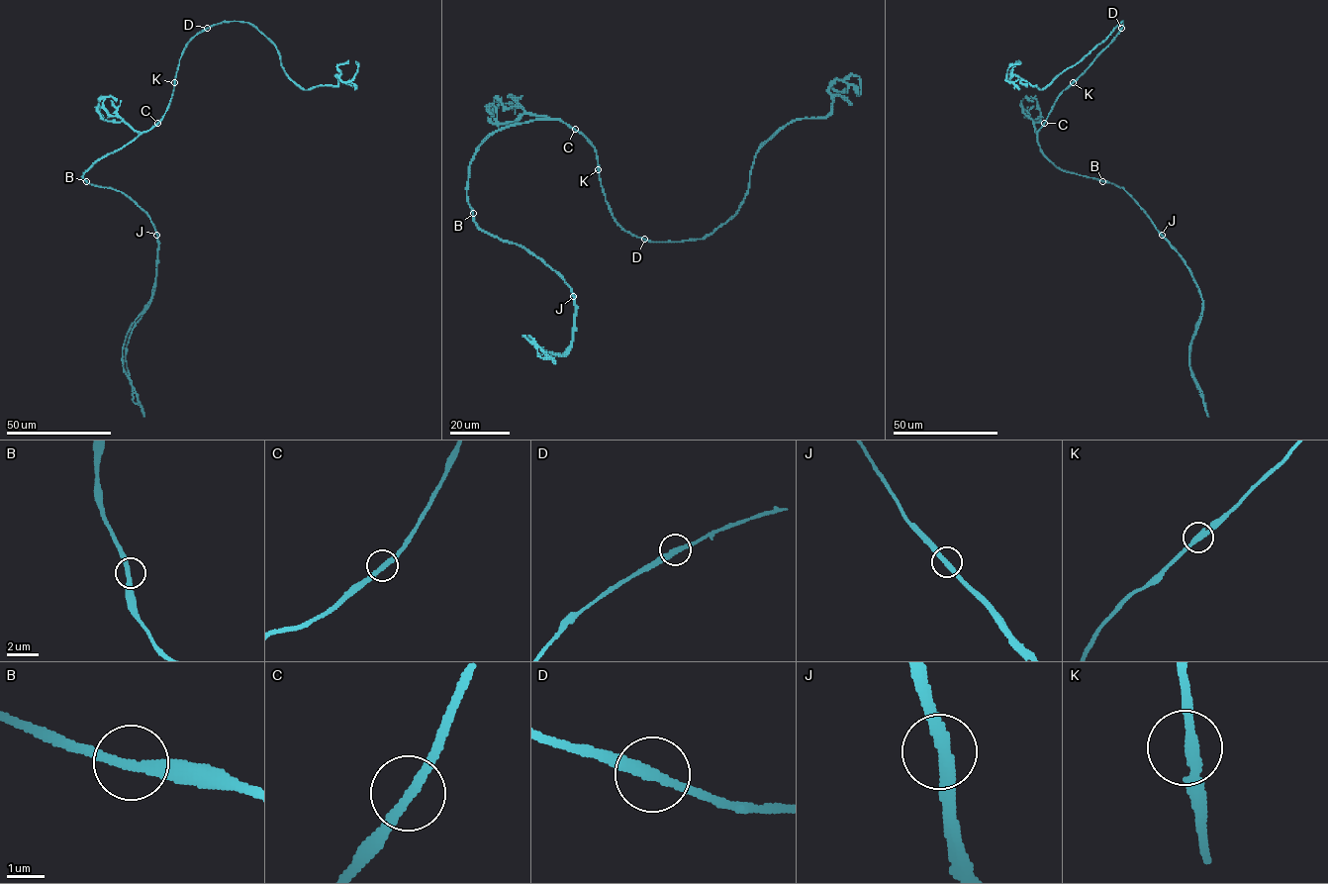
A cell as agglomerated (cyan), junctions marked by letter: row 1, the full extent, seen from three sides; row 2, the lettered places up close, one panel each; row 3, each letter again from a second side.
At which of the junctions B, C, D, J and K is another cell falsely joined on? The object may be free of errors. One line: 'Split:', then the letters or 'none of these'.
Split: J

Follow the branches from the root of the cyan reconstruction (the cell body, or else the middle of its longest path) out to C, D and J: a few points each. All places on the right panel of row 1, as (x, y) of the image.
C: (1038, 140), (1037, 132), (1044, 123)
D: (1038, 140), (1037, 132), (1058, 96), (1084, 72), (1121, 28)
J: (1038, 140), (1041, 151), (1057, 167), (1122, 187), (1162, 235)

